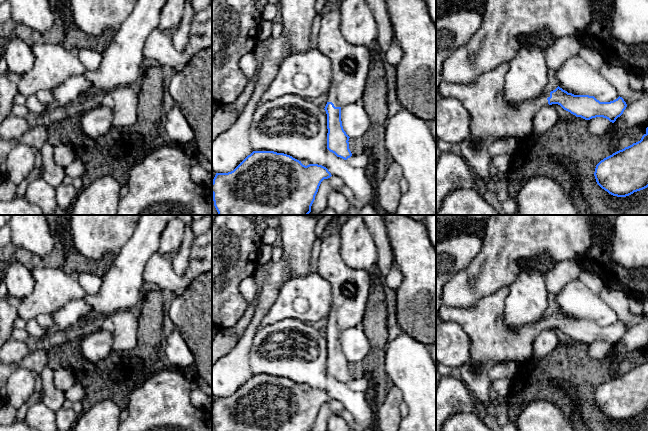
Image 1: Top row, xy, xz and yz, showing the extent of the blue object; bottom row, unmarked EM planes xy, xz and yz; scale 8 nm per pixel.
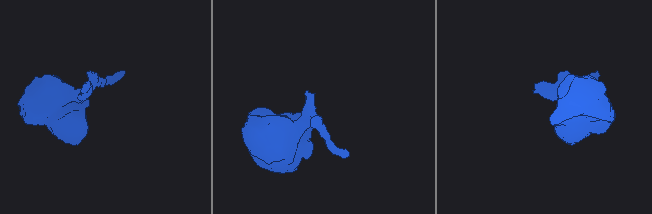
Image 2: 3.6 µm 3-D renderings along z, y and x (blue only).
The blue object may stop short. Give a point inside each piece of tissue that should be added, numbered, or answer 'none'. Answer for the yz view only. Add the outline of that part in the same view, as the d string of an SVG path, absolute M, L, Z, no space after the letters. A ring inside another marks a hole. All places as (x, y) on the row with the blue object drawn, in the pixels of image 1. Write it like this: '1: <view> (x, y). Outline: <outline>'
1: yz (492, 119). Outline: M504 63L482 74L473 83L458 84L442 81L439 85L437 97L458 99L471 114L471 134L459 145L461 156L471 168L482 190L484 190L486 181L490 178L489 169L493 157L489 154L489 147L493 143L508 137L522 140L530 136L533 130L535 113L541 107L548 105L547 98L550 97L550 94L541 95L519 106L507 105L504 101L504 84L508 71L509 63Z

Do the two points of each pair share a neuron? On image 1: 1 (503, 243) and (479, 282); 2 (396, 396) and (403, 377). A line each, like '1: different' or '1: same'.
1: same
2: different

